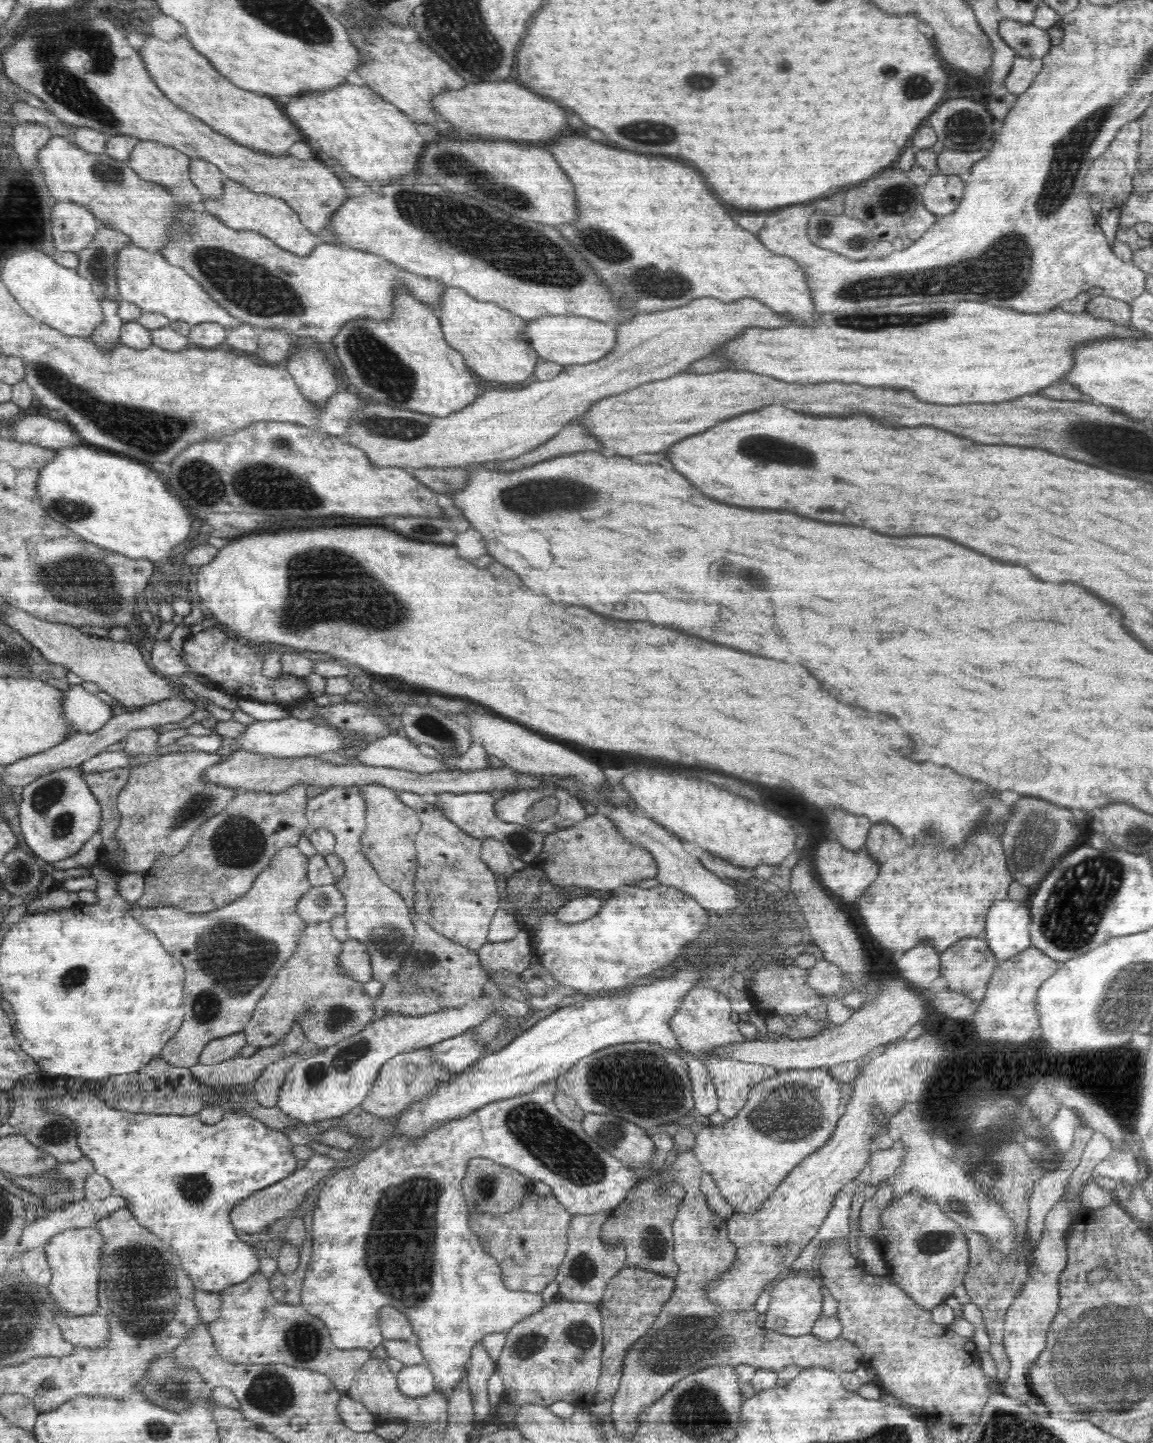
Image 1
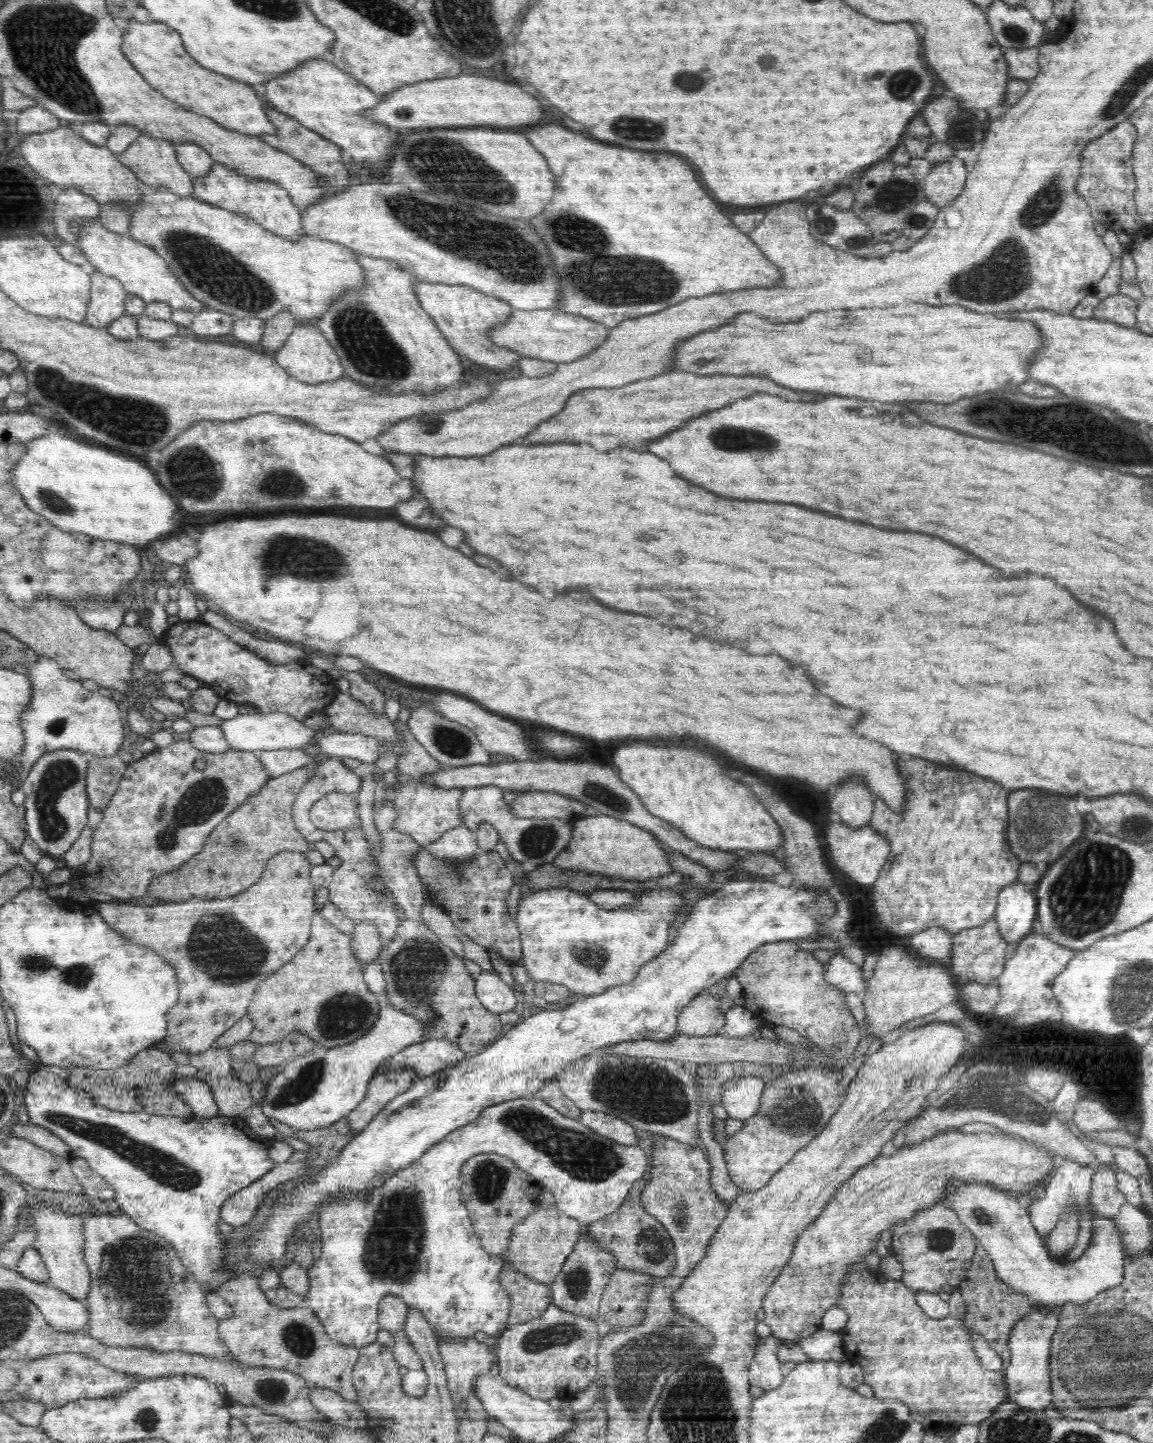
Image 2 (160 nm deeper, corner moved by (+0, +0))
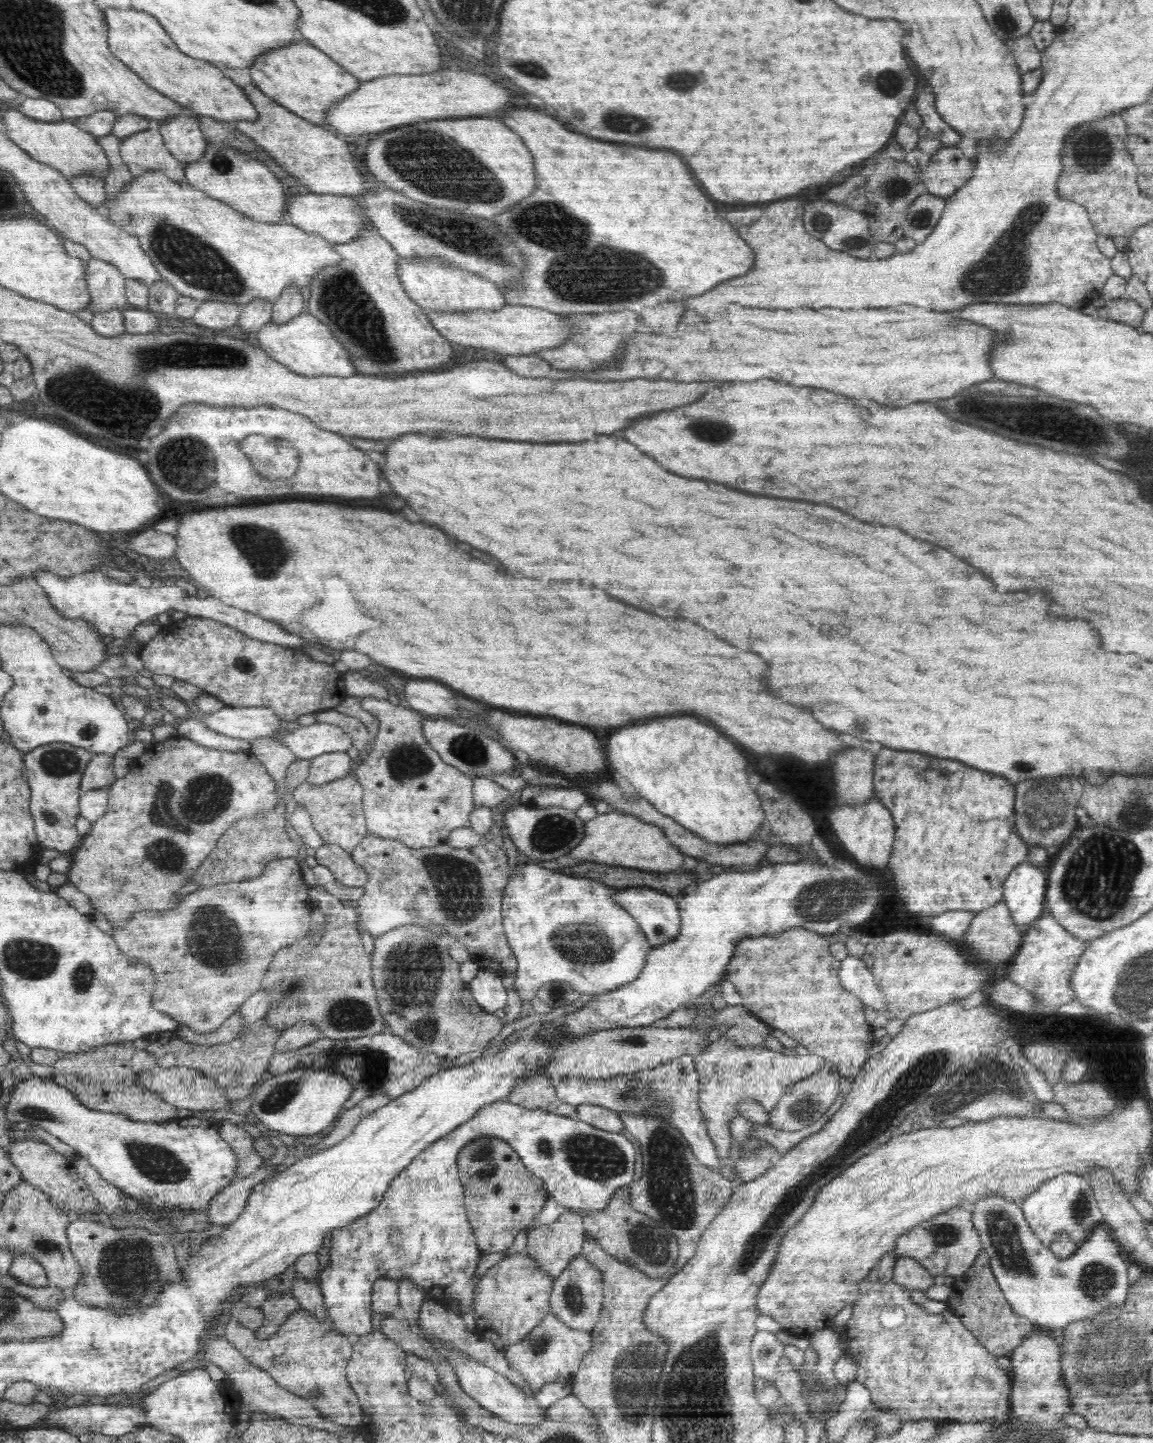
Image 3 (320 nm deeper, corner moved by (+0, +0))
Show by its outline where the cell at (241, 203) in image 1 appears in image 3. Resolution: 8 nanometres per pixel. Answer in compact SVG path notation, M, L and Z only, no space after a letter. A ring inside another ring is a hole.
M208 143L202 158L185 165L184 176L196 190L204 191L209 197L222 201L256 222L288 222L284 213L287 203L282 183L264 161L250 157L248 153L228 145Z

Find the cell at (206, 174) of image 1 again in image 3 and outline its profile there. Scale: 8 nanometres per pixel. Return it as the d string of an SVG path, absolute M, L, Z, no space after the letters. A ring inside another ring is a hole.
M178 113L178 116L158 122L154 126L176 159L188 164L202 158L208 140L204 137L197 118L188 113Z

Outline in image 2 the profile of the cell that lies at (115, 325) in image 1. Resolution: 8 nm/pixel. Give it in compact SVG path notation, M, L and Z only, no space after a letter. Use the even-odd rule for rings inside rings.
M94 268L91 274L90 300L84 323L106 331L108 323L126 315L126 290L116 277L110 277Z

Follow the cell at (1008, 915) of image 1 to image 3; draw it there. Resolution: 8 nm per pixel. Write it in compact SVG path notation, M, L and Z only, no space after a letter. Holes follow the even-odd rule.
M1028 861L1016 866L1006 877L1002 900L1008 905L1016 925L1026 929L1044 914L1047 886L1048 870Z

